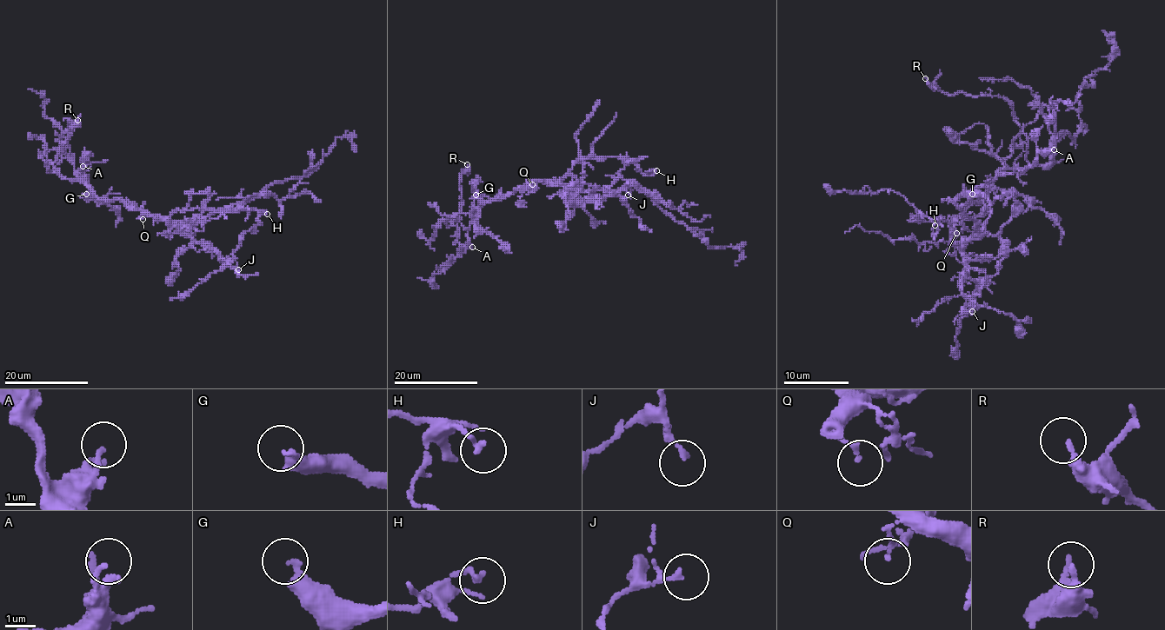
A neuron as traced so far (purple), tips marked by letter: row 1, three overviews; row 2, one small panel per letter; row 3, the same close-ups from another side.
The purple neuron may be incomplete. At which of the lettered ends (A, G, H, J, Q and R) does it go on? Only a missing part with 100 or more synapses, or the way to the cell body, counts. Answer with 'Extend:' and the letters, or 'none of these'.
Extend: G

